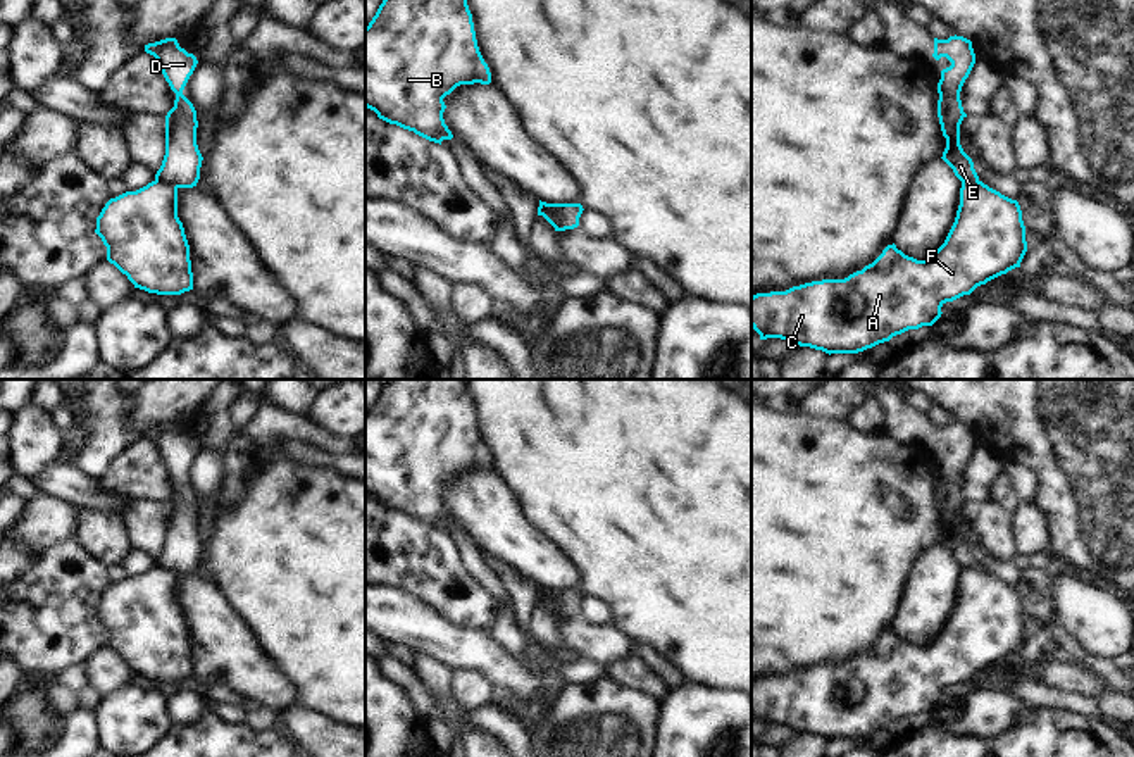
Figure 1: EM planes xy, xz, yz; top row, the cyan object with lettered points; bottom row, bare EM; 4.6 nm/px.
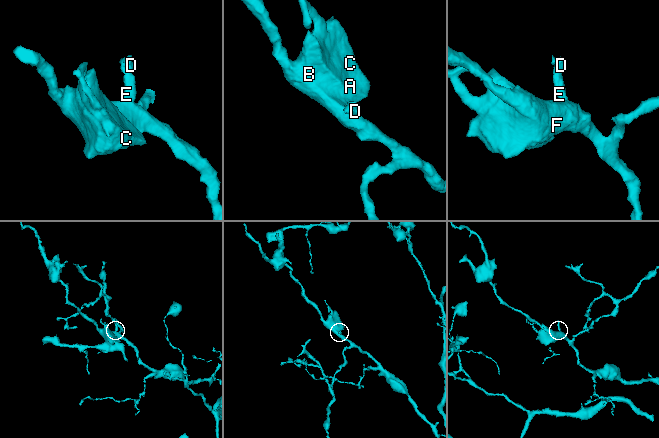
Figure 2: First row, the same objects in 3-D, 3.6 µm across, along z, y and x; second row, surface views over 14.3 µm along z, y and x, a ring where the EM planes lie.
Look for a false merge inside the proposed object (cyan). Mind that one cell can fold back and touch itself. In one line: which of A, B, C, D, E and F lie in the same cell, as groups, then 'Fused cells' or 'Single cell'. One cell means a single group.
Groups: A B C F / D E. Fused cells.

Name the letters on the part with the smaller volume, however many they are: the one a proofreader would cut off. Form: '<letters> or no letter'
D, E

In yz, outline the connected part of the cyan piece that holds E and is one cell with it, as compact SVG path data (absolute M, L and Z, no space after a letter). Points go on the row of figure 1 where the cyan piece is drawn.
M956 34L948 40L934 38L932 57L936 60L946 57L951 62L950 67L941 71L941 79L938 83L938 117L943 136L946 138L946 148L941 159L953 169L962 183L979 181L972 159L960 145L960 124L967 117L960 91L975 64L972 41Z

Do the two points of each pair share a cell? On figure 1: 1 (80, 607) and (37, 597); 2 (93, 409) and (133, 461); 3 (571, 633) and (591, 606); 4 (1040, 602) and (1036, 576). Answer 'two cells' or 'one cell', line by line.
1: one cell
2: two cells
3: two cells
4: one cell

